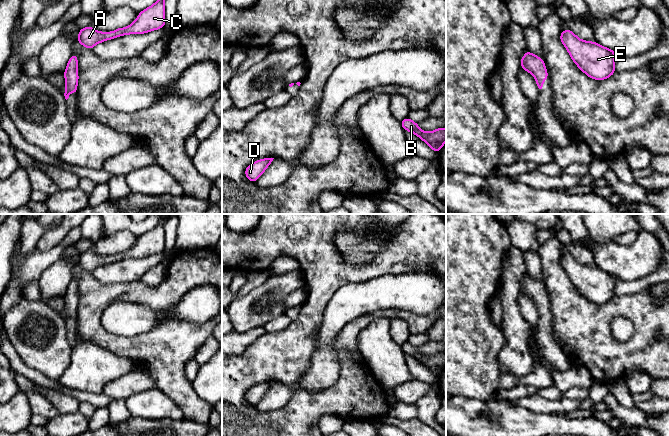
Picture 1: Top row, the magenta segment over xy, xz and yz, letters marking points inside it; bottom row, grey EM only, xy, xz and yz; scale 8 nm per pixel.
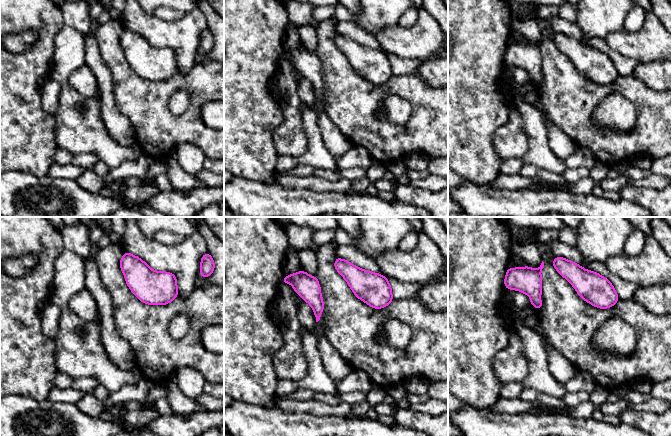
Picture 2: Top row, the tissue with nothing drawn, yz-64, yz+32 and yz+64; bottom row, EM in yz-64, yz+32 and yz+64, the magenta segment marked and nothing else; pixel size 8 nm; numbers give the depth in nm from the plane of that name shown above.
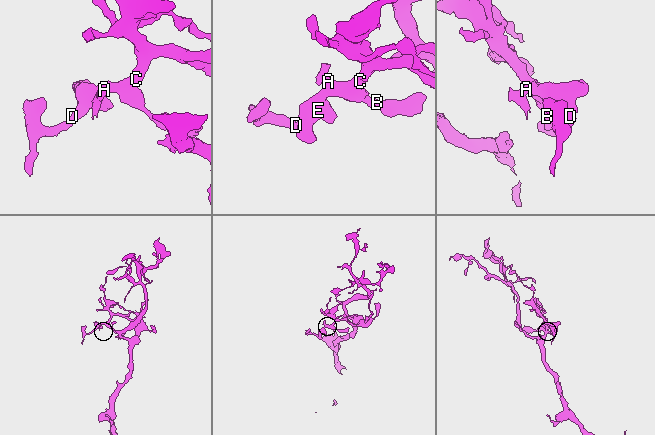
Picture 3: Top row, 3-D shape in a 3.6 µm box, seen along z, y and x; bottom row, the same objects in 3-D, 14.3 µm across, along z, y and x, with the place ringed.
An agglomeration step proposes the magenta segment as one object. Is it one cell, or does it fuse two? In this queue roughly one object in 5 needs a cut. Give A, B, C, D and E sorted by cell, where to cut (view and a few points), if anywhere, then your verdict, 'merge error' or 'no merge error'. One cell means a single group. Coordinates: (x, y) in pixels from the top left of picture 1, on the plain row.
A B C D E; no cut; no merge error

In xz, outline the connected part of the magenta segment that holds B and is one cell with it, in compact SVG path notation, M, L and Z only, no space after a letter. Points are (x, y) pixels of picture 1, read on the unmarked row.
M409 342L403 343L400 347L406 355L414 357L436 376L439 376L446 366L446 352L438 352L431 356L424 356L419 352L417 347Z

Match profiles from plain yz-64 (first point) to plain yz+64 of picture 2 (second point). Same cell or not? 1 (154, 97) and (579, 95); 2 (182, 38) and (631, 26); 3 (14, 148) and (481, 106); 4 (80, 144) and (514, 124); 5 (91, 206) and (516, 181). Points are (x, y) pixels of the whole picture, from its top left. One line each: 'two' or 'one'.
1: one
2: two
3: one
4: one
5: two

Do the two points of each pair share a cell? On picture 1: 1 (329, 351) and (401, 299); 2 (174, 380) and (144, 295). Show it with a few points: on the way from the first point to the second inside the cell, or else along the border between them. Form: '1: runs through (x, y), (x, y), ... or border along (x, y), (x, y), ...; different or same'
1: runs through (330, 328), (359, 299), (378, 299); same
2: runs through (138, 348), (96, 327), (108, 297); same

